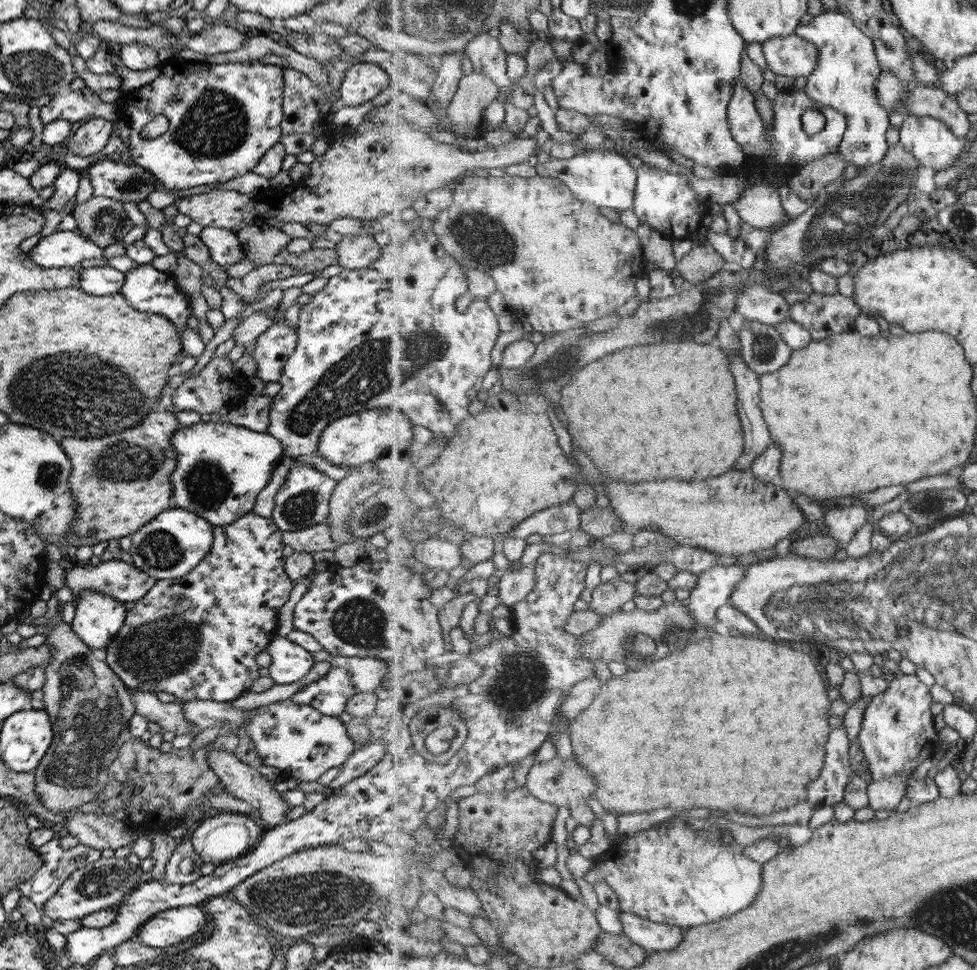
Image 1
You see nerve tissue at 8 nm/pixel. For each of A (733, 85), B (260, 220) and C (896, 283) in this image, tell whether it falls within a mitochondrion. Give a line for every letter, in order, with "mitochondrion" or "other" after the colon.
A: other
B: other
C: other

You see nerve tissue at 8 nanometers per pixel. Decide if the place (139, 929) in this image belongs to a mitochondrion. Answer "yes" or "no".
no

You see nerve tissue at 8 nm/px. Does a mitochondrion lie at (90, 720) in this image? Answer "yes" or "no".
yes

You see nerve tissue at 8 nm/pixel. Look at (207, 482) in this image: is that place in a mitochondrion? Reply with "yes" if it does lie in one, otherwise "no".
yes

